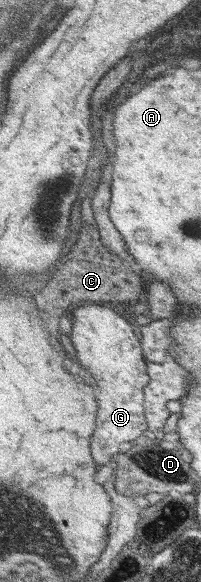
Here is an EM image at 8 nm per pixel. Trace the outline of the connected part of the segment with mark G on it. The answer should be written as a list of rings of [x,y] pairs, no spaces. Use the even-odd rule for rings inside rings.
[[[87,302],[71,307],[68,314],[71,318],[70,341],[76,352],[76,358],[81,366],[90,373],[96,382],[98,390],[93,391],[98,400],[98,414],[96,415],[96,430],[92,434],[92,458],[100,464],[109,465],[113,460],[104,460],[104,454],[116,454],[122,442],[132,442],[148,431],[146,416],[144,416],[144,388],[148,386],[148,372],[144,362],[144,352],[138,334],[134,332],[132,324],[126,320],[123,313],[118,313],[114,306],[100,306],[95,302]]]

